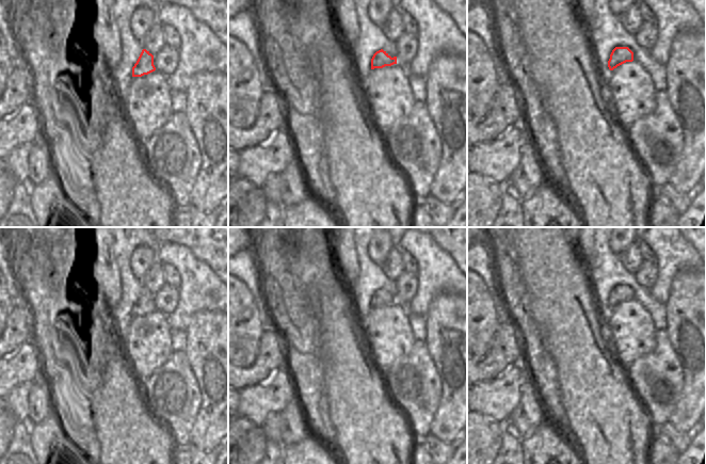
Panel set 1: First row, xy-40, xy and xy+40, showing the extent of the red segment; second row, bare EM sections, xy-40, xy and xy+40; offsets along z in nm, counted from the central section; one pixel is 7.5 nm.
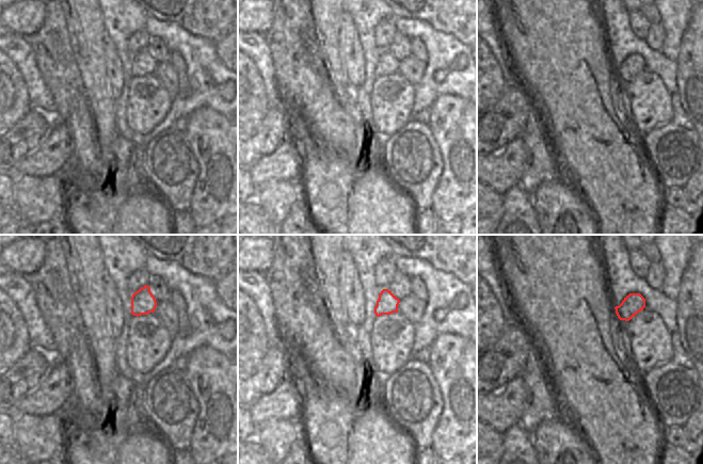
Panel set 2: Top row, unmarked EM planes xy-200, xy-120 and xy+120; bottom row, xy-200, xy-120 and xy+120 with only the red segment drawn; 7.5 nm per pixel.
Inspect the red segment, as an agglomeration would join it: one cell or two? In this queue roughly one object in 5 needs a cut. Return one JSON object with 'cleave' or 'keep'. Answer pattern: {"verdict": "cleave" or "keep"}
{"verdict": "keep"}

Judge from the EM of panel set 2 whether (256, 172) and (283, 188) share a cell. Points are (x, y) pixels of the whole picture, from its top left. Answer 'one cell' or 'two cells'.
two cells

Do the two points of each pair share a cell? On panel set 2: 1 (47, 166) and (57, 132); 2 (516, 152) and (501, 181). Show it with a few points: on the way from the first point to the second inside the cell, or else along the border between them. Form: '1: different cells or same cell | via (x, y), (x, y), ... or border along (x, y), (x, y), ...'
1: same cell | via (49, 158), (49, 146), (54, 141)
2: same cell | via (513, 159), (501, 171), (501, 174)

